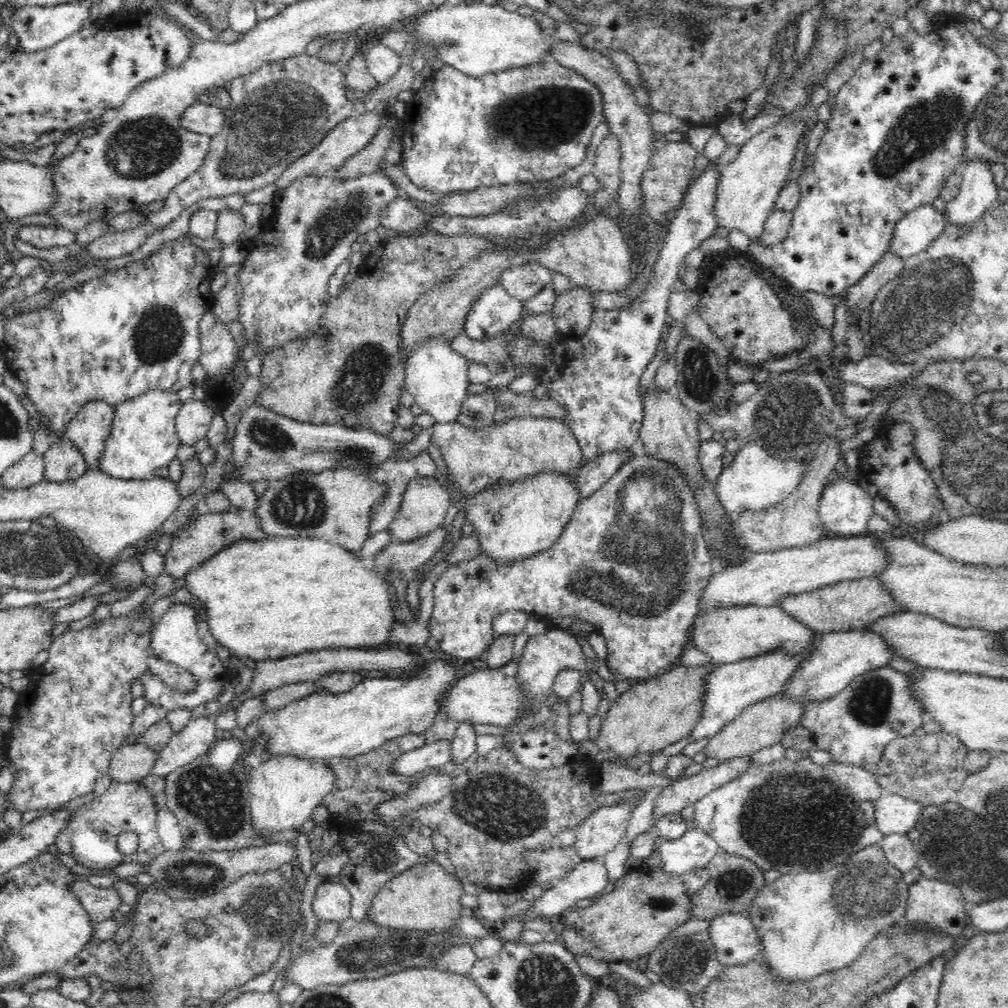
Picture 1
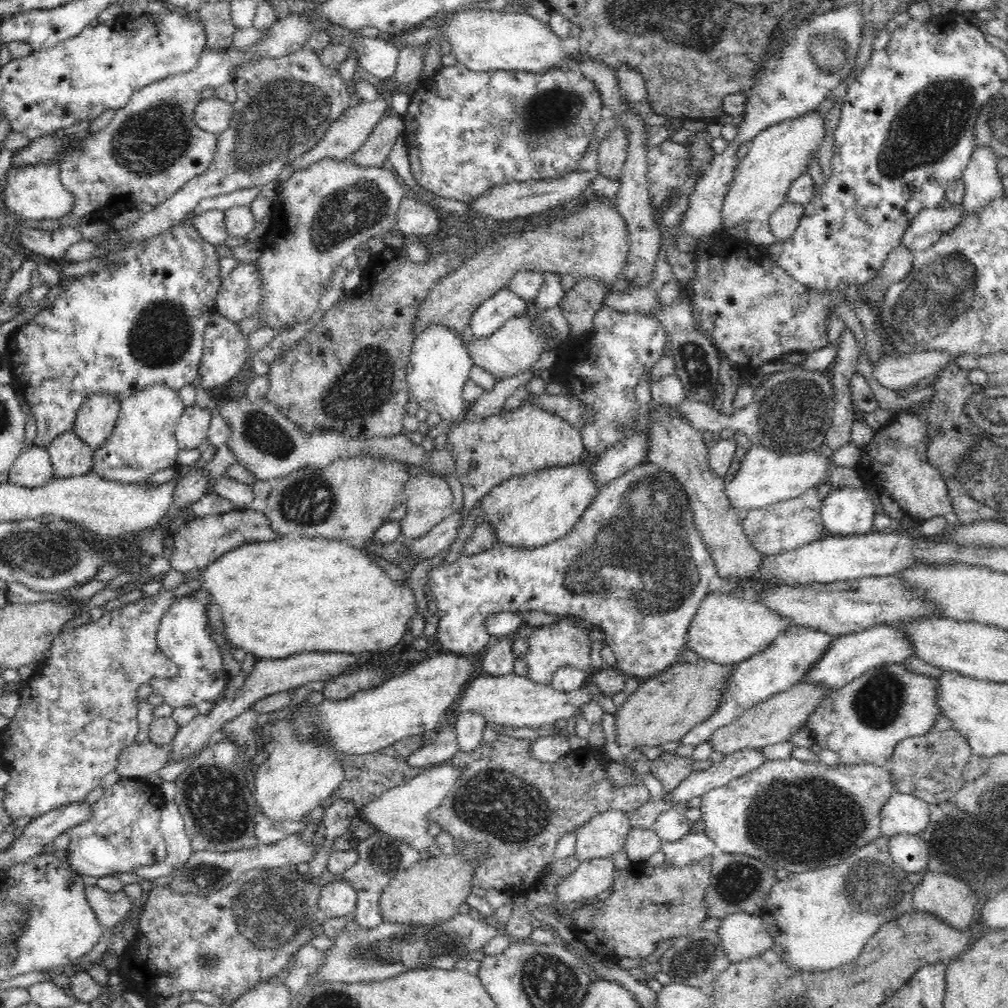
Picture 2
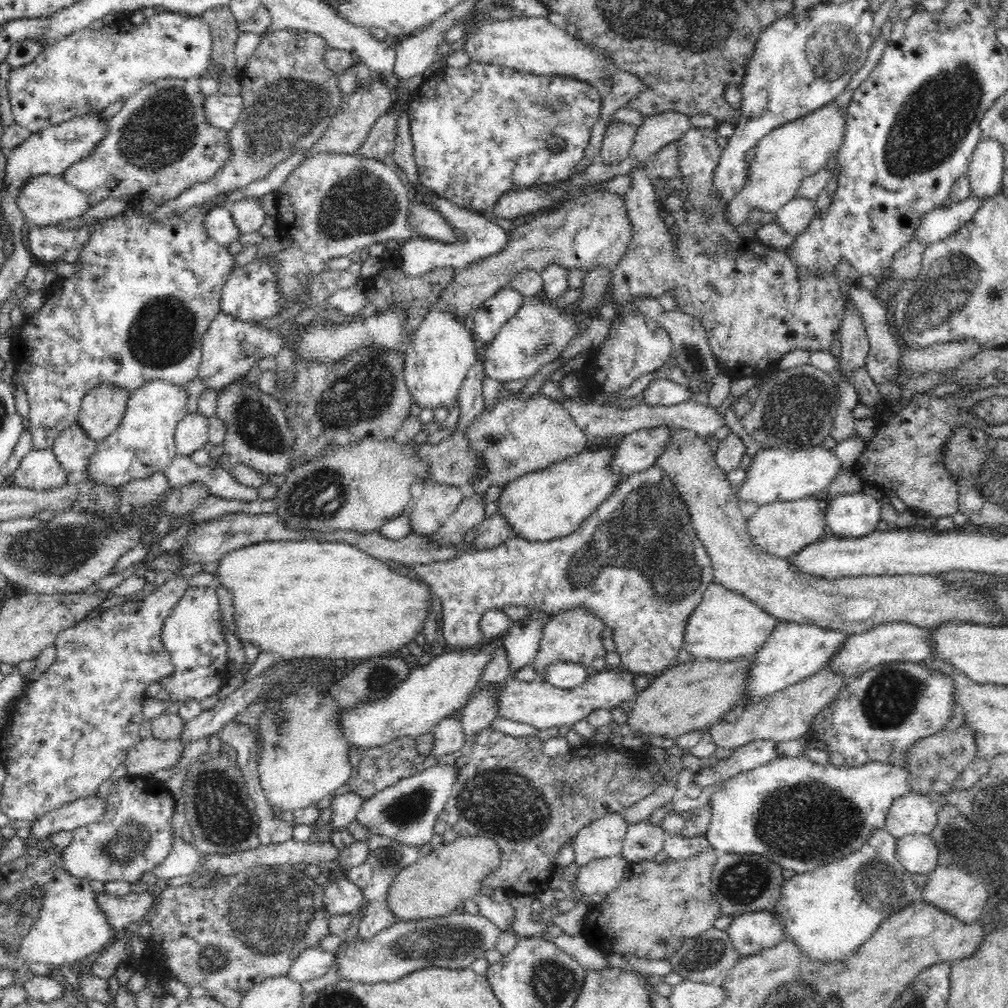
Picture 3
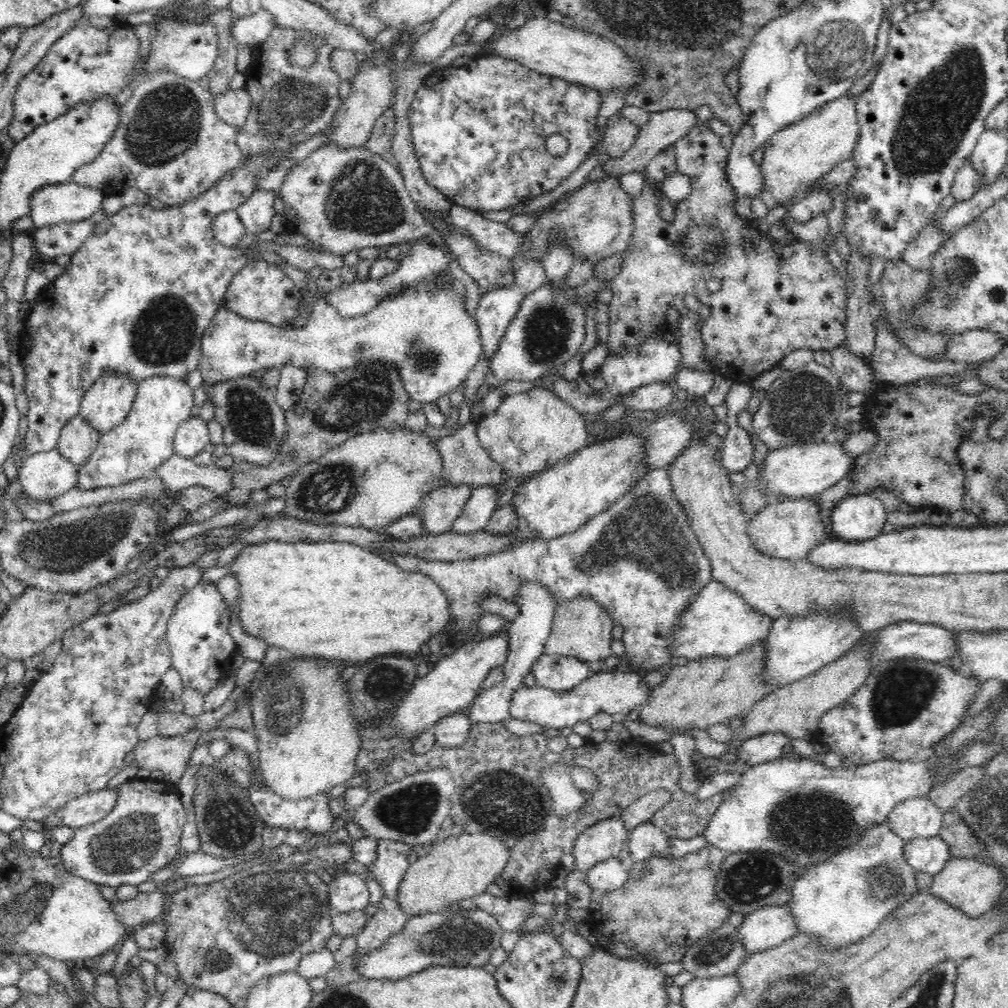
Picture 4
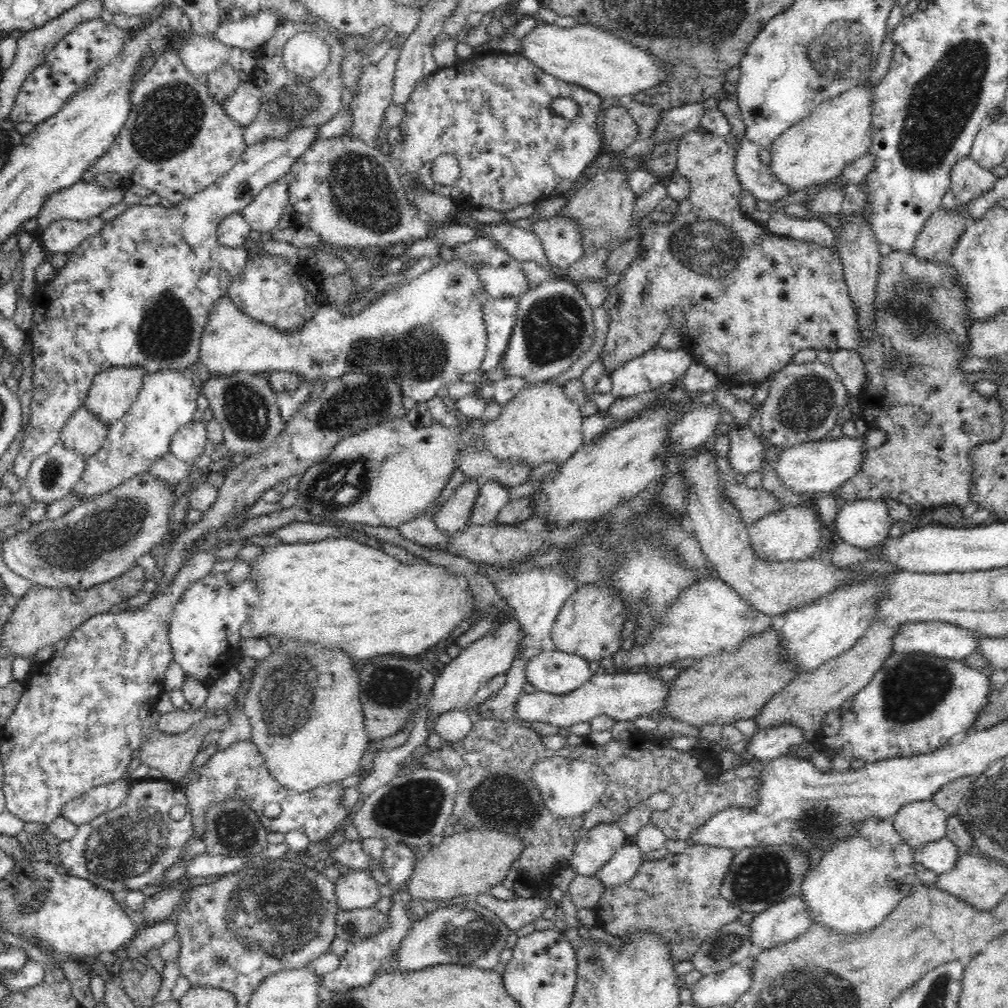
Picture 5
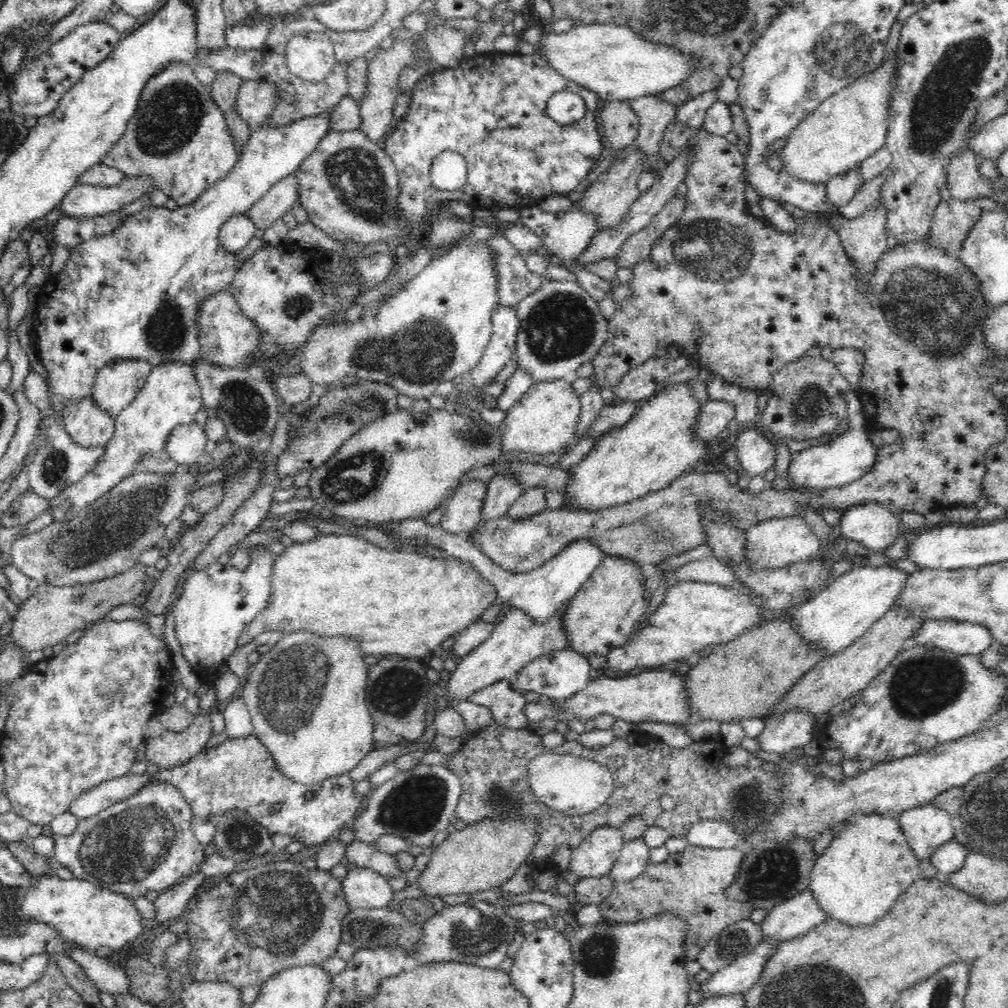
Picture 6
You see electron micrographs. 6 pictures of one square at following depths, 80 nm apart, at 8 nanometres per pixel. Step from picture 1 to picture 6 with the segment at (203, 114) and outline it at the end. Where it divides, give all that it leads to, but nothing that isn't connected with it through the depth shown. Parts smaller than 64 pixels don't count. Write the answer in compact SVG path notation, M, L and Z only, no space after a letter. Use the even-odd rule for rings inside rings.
M260 79L244 81L235 110L238 110L238 115L245 124L256 128L264 124L266 118L270 118L278 98L278 91L272 83Z

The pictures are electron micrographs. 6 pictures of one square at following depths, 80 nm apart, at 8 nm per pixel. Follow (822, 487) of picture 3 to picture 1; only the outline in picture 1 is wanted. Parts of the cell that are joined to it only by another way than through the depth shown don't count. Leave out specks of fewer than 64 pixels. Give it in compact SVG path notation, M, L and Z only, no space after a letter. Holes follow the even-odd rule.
M742 442L730 466L723 468L715 481L715 493L719 503L733 516L739 513L762 513L768 506L788 498L801 485L806 460L774 458L756 443Z

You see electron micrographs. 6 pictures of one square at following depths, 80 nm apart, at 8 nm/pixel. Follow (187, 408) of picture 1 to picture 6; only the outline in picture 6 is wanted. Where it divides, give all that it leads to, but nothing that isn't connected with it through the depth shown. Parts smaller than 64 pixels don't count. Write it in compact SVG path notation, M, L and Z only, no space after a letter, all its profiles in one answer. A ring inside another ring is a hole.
M195 421L176 426L167 439L165 450L181 467L194 464L211 447L204 427Z

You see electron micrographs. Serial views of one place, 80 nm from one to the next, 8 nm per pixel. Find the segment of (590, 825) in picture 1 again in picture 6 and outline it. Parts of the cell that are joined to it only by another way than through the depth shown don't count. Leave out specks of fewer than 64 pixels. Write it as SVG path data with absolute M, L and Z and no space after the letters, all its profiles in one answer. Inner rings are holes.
M619 828L594 829L571 851L569 869L578 878L607 875L624 843L625 839Z

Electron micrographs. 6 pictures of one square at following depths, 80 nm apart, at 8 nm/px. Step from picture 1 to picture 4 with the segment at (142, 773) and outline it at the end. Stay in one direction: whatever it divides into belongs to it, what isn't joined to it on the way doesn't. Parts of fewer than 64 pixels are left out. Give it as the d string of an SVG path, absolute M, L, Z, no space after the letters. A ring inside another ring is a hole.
M192 728L190 731L174 737L156 735L148 738L148 740L140 739L138 744L131 750L135 756L134 766L146 768L150 771L160 770L164 774L163 780L175 785L182 778L182 774L186 772L190 754L192 754L196 741L201 737L202 733L204 732L200 732L199 728Z

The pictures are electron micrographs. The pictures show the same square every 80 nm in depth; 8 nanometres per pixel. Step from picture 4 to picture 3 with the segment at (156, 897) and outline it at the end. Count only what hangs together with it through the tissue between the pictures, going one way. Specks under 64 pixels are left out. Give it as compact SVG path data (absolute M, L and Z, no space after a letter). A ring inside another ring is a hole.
M148 891L131 892L122 897L98 892L95 897L110 926L115 930L126 929L130 923L146 916L146 912L152 910L155 903L154 895Z

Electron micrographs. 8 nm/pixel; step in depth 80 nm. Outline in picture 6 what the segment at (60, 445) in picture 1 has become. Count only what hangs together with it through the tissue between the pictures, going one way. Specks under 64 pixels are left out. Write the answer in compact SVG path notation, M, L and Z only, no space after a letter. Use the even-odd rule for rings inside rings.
M91 396L70 402L62 408L68 436L78 446L106 446L115 429L115 418L98 406Z

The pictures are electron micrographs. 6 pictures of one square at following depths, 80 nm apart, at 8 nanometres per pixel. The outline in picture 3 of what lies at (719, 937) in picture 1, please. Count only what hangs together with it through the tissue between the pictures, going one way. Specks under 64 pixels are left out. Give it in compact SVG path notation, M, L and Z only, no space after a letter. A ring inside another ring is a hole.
M772 909L735 915L725 931L740 957L749 957L772 948L786 935Z

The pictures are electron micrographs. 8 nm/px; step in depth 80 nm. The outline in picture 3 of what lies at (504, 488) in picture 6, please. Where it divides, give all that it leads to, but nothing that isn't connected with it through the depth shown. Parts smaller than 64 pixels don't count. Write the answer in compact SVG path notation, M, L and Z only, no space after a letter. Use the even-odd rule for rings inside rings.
M475 494L465 496L457 509L442 523L440 530L430 535L430 541L440 547L458 543L468 530L475 528L484 518L484 496Z

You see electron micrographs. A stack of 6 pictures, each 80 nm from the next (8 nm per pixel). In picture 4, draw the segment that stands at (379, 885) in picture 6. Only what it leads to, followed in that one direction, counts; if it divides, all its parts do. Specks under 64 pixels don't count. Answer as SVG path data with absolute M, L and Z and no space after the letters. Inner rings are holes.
M350 869L328 879L329 905L333 913L362 911L368 904L370 892L366 880Z

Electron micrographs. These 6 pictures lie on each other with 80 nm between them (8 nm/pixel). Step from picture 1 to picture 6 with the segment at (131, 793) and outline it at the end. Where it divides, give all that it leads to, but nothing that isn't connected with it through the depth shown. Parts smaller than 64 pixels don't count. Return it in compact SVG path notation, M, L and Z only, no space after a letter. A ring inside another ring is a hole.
M154 781L148 785L144 785L134 796L123 800L122 802L116 802L109 808L105 808L103 812L95 815L94 817L80 820L74 833L68 836L58 835L56 833L52 834L54 846L53 846L53 856L59 860L62 866L65 866L72 872L73 877L77 879L82 879L92 884L95 884L99 887L107 888L112 892L124 894L130 897L144 896L150 890L156 890L156 892L161 893L163 890L166 890L176 883L176 880L180 876L191 876L196 873L198 870L198 865L203 863L204 849L208 846L203 845L193 833L191 827L191 808L188 804L188 801L184 798L184 795L176 788L176 786L171 785L170 783Z

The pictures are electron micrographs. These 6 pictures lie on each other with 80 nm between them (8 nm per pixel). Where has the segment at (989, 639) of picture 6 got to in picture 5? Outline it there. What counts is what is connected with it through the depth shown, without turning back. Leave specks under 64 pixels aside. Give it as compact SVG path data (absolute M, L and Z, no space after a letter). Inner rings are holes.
M905 622L897 628L897 633L893 636L891 654L910 654L919 652L920 654L931 654L938 658L961 660L977 649L979 640L982 637L984 636L979 632L970 632L965 628L958 628L947 622Z

